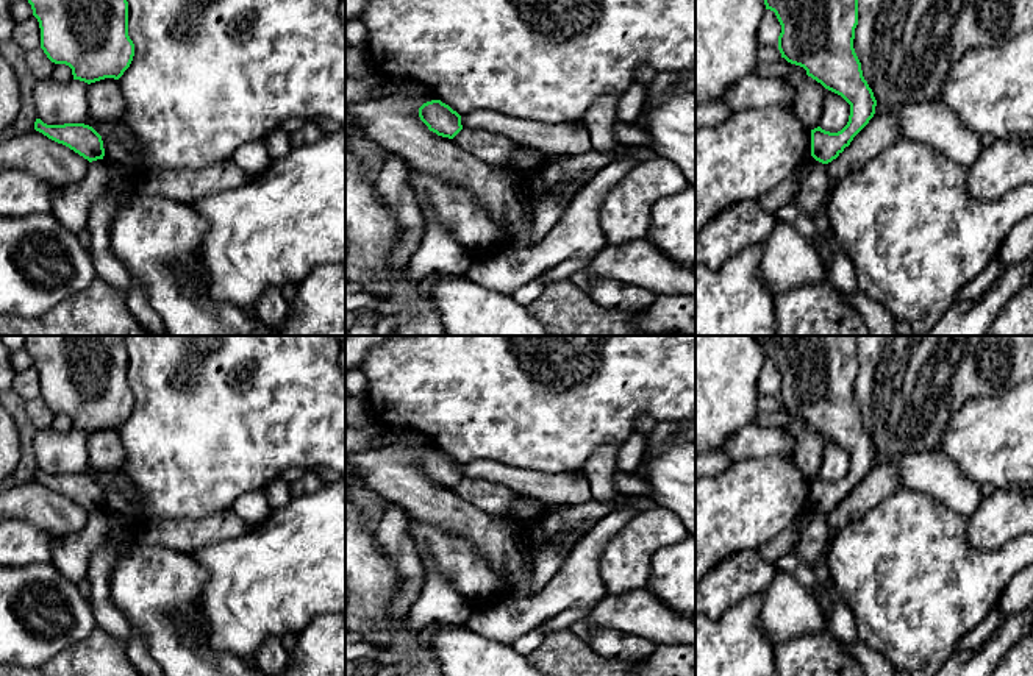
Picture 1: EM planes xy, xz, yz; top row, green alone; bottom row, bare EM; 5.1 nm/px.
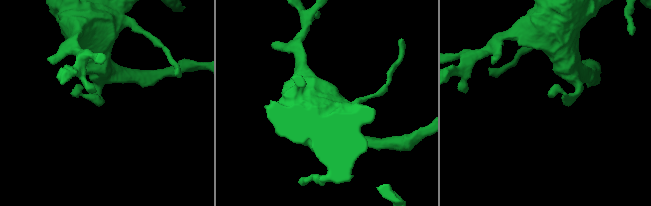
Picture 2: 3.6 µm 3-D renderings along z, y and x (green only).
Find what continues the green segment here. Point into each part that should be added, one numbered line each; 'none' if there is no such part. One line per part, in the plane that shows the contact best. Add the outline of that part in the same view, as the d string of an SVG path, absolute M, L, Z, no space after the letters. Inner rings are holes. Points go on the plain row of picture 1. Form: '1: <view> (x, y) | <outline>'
none

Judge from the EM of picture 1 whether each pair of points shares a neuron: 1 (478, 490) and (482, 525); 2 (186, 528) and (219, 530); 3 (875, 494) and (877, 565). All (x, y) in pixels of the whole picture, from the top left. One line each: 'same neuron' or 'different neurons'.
1: different neurons
2: same neuron
3: different neurons

